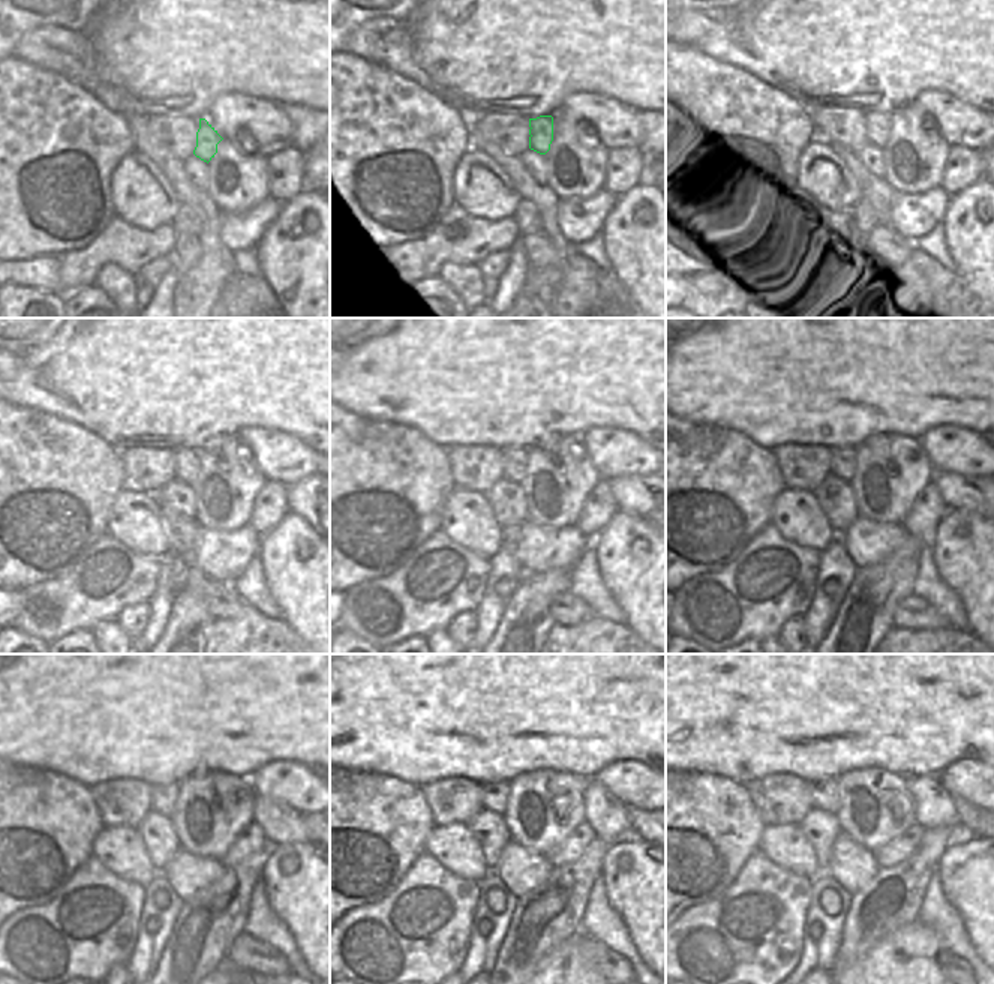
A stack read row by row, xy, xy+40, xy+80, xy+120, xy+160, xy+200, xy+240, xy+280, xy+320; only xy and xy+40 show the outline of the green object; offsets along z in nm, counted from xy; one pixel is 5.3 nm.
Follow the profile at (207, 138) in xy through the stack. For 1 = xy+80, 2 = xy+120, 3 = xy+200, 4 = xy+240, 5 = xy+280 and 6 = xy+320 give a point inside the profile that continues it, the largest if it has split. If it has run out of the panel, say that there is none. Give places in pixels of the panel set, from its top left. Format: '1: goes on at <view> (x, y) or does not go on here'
1: goes on at xy+80 (877, 123)
2: goes on at xy+120 (186, 459)
3: goes on at xy+200 (843, 465)
4: goes on at xy+240 (164, 797)
5: goes on at xy+280 (495, 794)
6: goes on at xy+320 (826, 794)

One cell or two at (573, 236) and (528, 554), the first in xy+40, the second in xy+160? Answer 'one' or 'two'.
one

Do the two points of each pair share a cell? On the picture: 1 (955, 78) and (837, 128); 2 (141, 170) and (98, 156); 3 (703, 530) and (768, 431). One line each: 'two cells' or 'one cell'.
1: two cells
2: two cells
3: two cells

